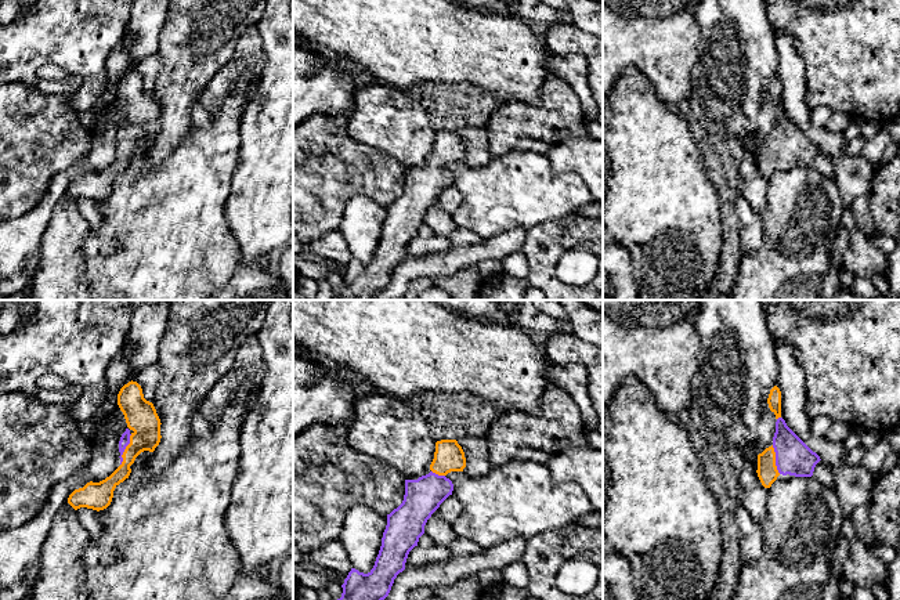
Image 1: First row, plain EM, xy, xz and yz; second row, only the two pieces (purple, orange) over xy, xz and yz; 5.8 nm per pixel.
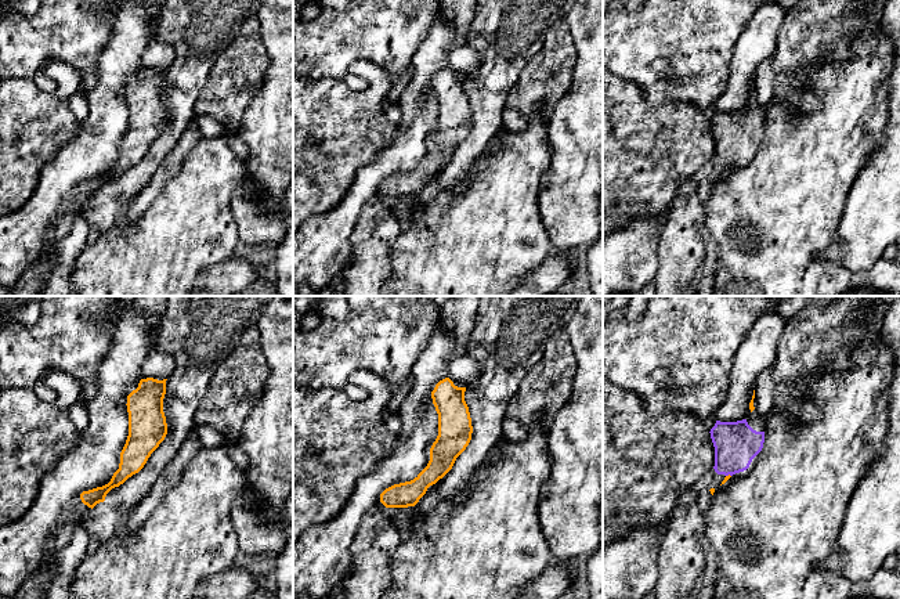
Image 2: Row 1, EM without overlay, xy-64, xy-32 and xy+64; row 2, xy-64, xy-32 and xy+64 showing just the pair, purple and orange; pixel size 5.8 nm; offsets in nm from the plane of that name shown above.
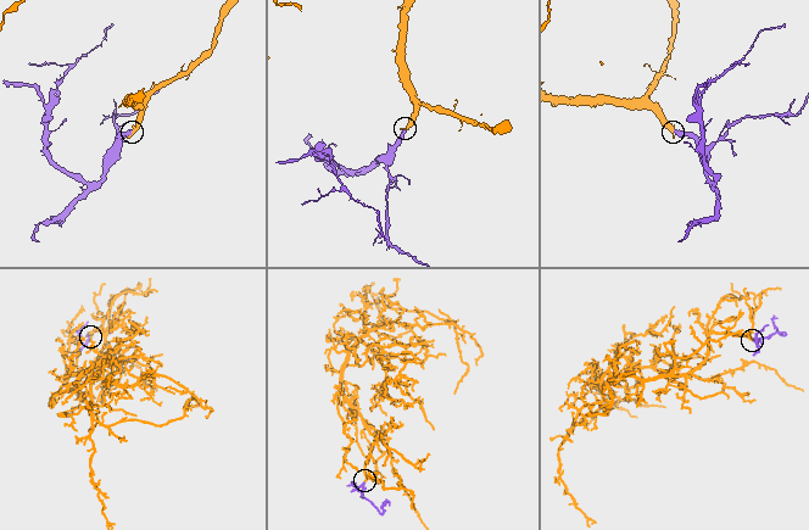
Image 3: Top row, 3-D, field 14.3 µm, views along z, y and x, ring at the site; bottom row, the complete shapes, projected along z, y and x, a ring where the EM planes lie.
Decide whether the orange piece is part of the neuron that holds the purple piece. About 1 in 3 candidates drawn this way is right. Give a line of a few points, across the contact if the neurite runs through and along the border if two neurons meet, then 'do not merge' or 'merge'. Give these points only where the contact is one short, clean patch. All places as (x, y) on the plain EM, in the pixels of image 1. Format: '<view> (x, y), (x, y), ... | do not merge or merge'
xy (125, 130), (125, 138), (140, 123), (140, 105) | merge

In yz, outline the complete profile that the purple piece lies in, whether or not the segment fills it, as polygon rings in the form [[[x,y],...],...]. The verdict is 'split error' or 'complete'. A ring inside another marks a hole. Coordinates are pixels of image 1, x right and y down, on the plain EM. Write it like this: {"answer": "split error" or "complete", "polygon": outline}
{"answer": "split error", "polygon": [[[777,76],[770,80],[767,94],[776,105],[773,135],[758,145],[758,167],[765,178],[770,178],[780,165],[812,167],[821,151],[781,108],[781,82]]]}

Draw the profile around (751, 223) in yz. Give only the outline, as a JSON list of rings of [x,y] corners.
[[[738,195],[735,213],[740,221],[740,259],[758,249],[763,241],[763,217],[751,203]]]

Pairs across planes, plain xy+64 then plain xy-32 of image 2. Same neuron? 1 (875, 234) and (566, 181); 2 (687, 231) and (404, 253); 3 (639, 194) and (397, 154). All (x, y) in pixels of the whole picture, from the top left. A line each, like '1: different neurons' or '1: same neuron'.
1: same neuron
2: different neurons
3: different neurons

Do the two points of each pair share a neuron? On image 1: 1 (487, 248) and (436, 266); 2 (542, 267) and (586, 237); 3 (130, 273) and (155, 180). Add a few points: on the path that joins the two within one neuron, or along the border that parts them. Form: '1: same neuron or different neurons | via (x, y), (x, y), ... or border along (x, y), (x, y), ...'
1: same neuron | via (474, 253), (456, 257), (448, 263)
2: same neuron | via (549, 255), (567, 237), (574, 237)
3: same neuron | via (154, 249), (155, 203)

